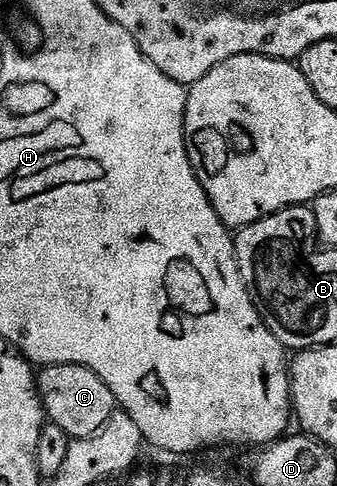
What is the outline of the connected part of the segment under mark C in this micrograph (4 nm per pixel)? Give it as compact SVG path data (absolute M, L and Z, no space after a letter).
M82 366L43 368L36 382L47 420L64 429L66 435L73 439L83 439L96 433L118 407L108 385L92 369Z

